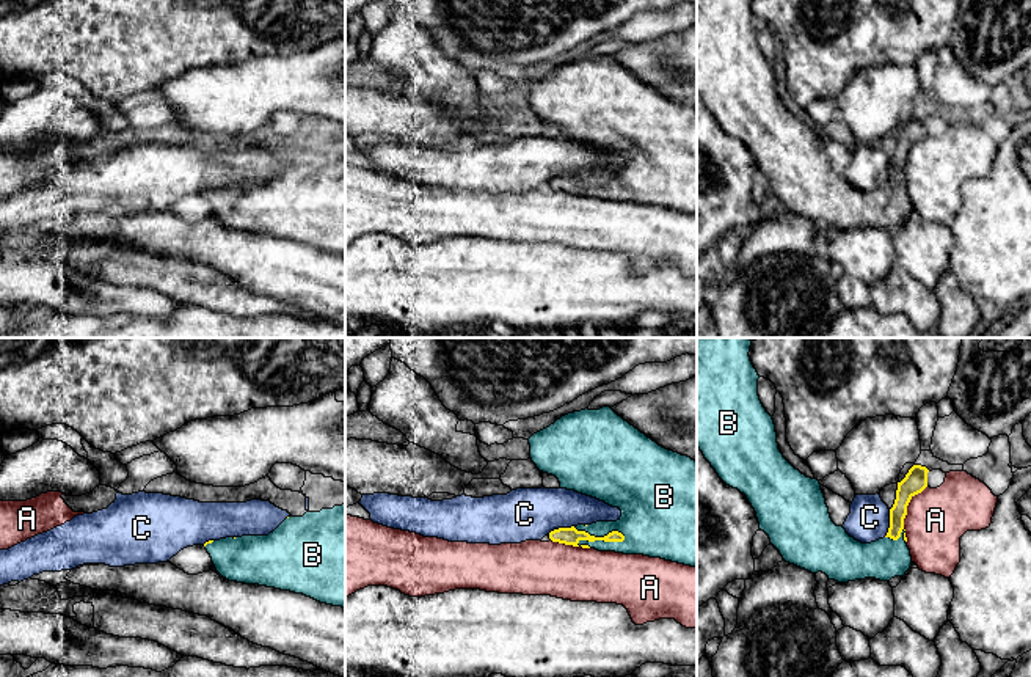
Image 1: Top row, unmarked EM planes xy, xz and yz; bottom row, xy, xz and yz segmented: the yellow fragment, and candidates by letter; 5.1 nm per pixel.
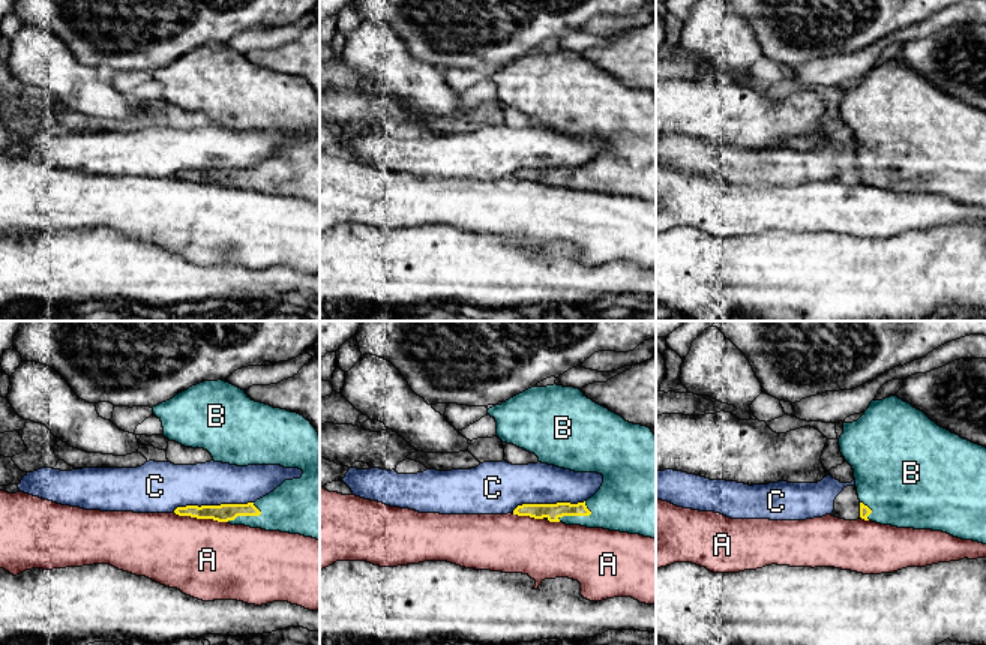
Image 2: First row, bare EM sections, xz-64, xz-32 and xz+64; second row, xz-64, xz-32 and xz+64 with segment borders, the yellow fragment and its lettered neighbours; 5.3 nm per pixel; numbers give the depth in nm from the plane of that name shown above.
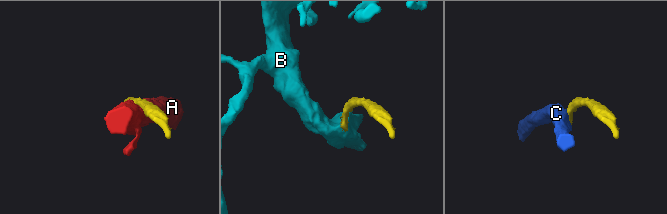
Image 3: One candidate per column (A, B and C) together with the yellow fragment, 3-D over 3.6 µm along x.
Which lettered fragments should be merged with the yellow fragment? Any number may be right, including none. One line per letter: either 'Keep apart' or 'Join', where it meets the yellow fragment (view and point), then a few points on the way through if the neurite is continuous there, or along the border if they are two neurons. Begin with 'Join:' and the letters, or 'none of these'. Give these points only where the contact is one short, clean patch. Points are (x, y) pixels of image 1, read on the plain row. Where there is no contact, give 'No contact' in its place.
Join: B
A: Keep apart. Touches yellow at yz (906, 156)
B: Join. Touches yellow at xz (600, 186)
C: Keep apart. Touches yellow at yz (890, 171)

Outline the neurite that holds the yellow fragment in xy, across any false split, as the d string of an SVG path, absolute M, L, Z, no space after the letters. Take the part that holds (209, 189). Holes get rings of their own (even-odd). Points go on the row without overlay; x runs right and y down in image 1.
M345 151L289 165L268 184L226 185L204 195L217 220L229 229L290 239L345 256Z

